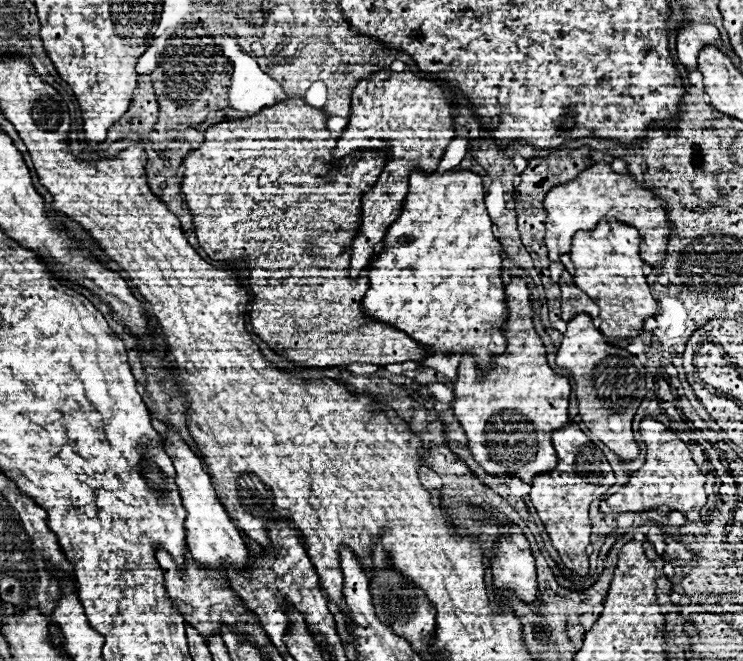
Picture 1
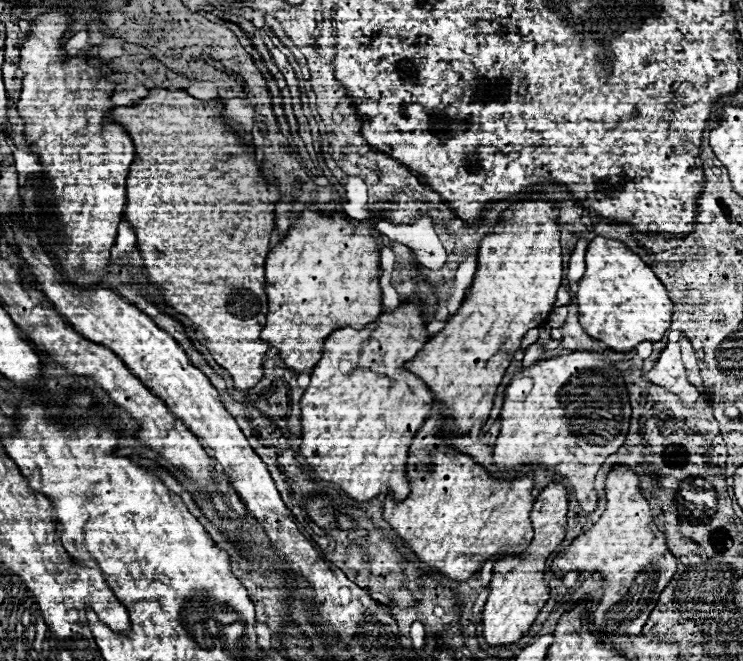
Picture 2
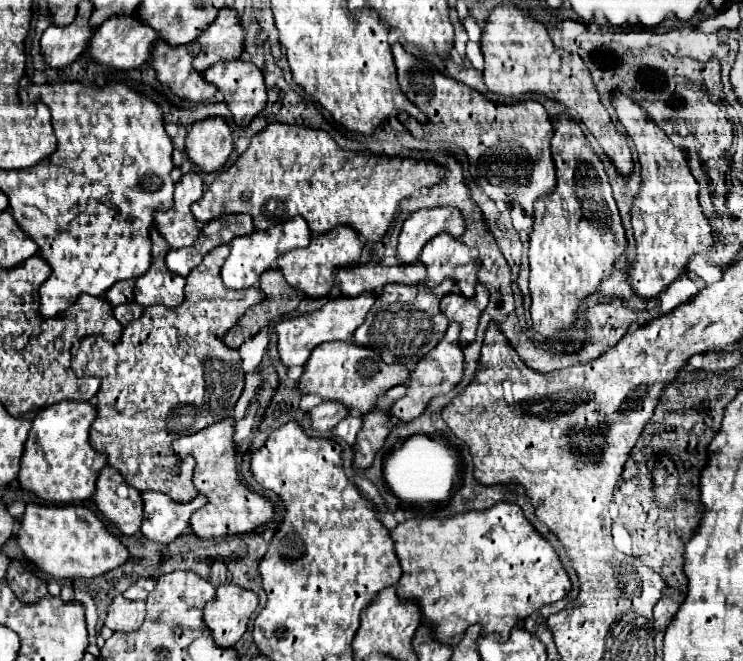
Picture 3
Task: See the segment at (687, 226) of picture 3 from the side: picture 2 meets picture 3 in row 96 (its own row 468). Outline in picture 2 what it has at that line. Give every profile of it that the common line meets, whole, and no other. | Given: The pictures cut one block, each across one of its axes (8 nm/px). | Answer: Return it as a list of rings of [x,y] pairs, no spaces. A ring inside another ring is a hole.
[[[614,466],[606,478],[608,510],[584,534],[554,558],[554,574],[564,576],[570,570],[600,572],[608,588],[594,612],[594,628],[604,634],[640,634],[660,592],[676,574],[676,558],[666,548],[666,536],[656,528],[648,500],[640,492],[636,474],[626,466]]]

